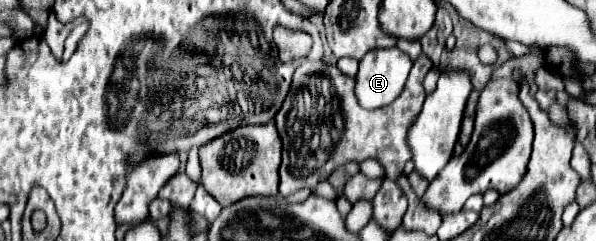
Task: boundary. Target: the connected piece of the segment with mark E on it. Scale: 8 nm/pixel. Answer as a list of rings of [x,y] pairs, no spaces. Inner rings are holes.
[[[396,46],[370,50],[360,60],[360,68],[356,74],[356,98],[358,98],[360,106],[366,110],[374,110],[374,108],[380,108],[380,106],[394,102],[406,84],[410,68],[412,68],[412,60],[408,58],[408,54],[404,54]]]

